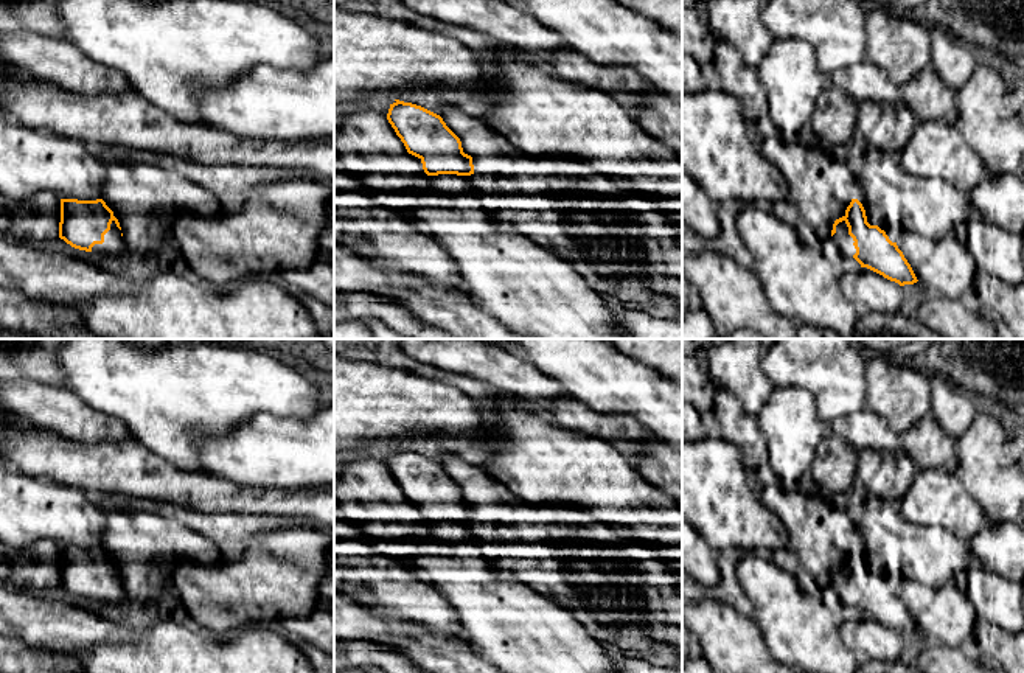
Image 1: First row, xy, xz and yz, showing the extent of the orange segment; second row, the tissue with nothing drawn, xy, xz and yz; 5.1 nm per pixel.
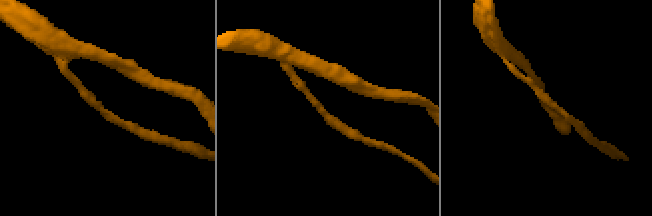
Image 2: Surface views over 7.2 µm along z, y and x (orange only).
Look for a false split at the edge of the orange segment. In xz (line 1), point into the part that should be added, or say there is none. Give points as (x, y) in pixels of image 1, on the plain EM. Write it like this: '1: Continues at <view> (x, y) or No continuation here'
1: No continuation here

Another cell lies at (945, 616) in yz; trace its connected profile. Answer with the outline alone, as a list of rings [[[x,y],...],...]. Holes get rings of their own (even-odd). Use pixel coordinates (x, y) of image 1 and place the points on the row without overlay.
[[[904,578],[898,597],[911,612],[925,643],[960,648],[974,637],[977,623],[971,600],[956,584],[931,588]]]

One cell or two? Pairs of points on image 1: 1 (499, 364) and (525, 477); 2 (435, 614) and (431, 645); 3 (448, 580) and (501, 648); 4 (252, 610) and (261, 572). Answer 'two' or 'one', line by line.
1: two
2: two
3: one
4: one

